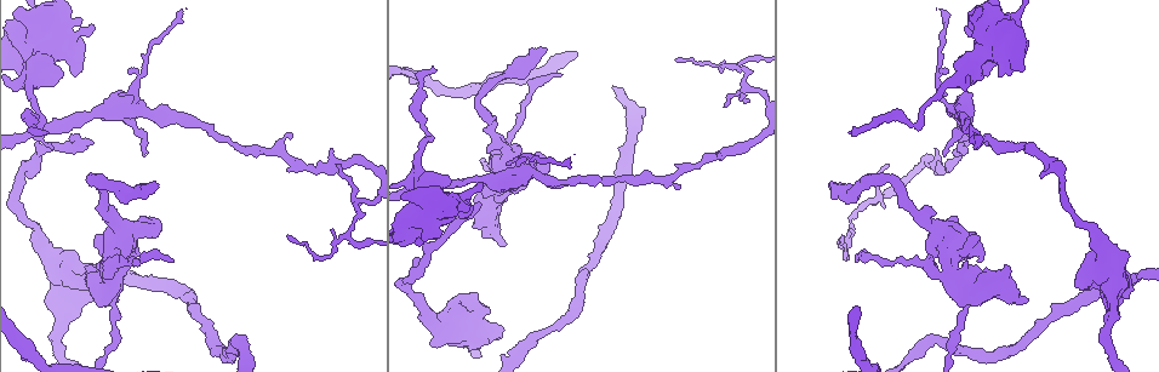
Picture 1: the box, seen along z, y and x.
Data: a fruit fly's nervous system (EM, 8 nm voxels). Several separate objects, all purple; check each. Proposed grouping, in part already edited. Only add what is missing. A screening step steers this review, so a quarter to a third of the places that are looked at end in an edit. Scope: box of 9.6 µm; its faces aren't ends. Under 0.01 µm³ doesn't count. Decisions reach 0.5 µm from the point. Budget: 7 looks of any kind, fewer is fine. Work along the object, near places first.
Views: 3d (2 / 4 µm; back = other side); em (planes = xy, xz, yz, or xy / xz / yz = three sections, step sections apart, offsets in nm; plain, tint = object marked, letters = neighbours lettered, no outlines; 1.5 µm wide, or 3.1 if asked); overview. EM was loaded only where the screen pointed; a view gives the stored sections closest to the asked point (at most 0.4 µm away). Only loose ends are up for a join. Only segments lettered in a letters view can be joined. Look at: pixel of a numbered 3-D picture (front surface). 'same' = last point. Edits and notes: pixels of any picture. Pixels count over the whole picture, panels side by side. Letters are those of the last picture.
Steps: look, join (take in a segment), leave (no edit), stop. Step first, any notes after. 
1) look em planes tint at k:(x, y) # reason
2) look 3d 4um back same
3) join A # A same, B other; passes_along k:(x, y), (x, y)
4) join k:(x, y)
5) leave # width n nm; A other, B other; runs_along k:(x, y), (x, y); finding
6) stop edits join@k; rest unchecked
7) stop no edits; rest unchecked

look 3d 4um at 1:(45, 304) # stops while still wide

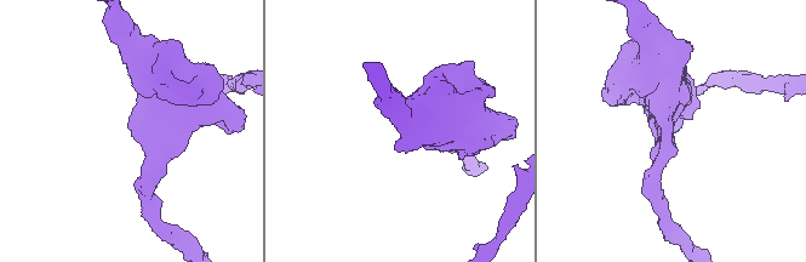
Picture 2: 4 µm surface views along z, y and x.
look em planes plain at 2:(671, 136) # shape alone is not enough

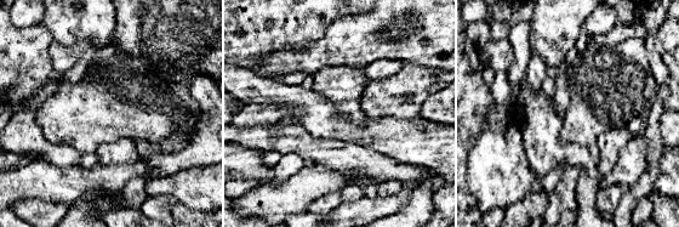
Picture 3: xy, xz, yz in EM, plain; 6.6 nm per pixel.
look em planes letters same

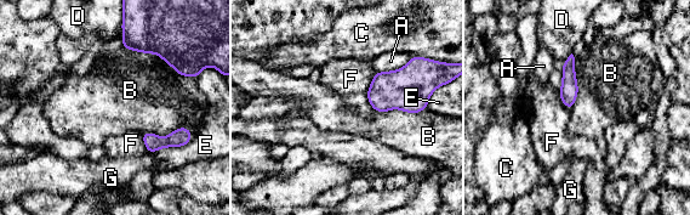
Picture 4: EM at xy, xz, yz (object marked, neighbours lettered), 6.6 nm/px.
leave # A other, B other, C other, D other, E other, F other, G other; border 4:(121, 47), (155, 52), (192, 77); none of them fits

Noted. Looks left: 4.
look 3d 2um at 1:(157, 183) # branch stops here

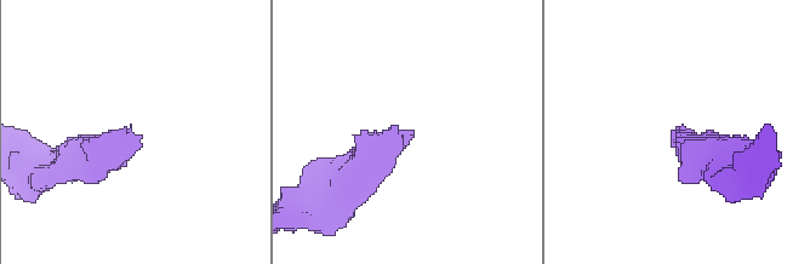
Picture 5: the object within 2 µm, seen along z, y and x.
look em planes letters at 5:(676, 137) # shape alone is not enough

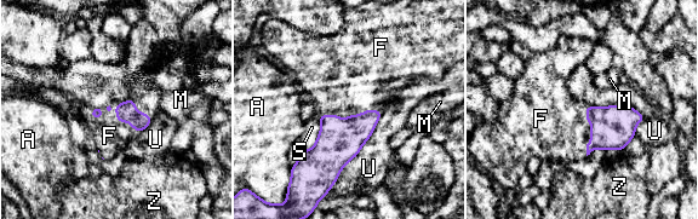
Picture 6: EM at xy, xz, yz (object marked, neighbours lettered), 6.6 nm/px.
join F # width 130 nm; A other, F same, M other, S other, U other, Z other; passes_along 6:(339, 140), (349, 115), (345, 78); the neuron continues

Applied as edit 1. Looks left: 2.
look 3d 2um at 1:(290, 134) # thin end

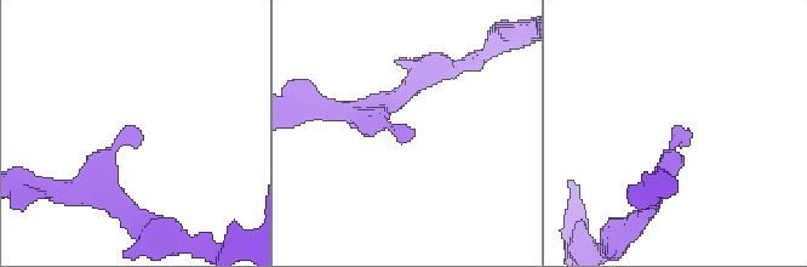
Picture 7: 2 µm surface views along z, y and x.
look em planes letters at 7:(672, 131) # shape alone is not enough

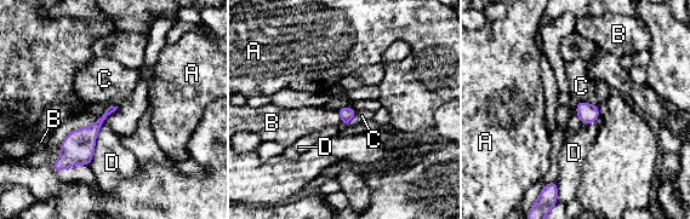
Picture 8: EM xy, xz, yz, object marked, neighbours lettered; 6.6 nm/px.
leave # A other, B other, C other, D other; border 8:(579, 101), (594, 104); none of them fits

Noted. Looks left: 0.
stop edits join@6; rest unchecked

